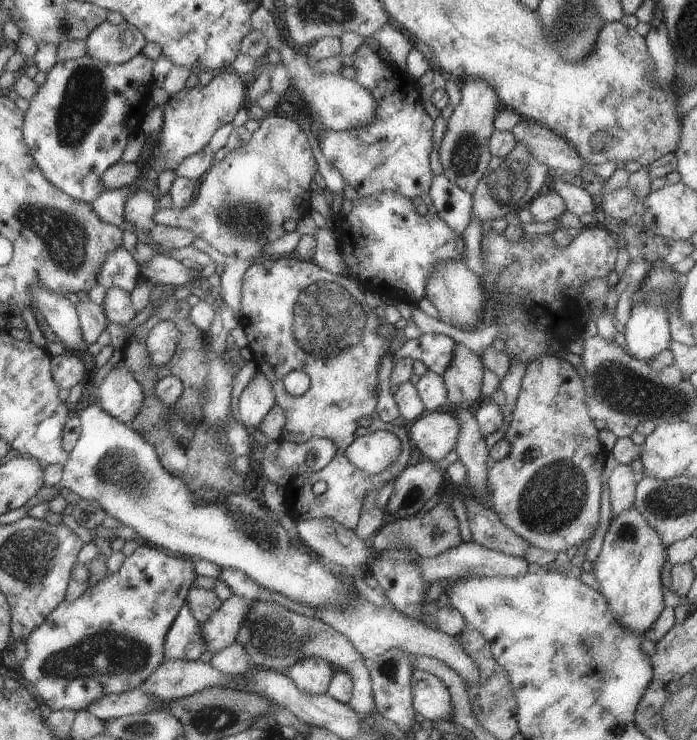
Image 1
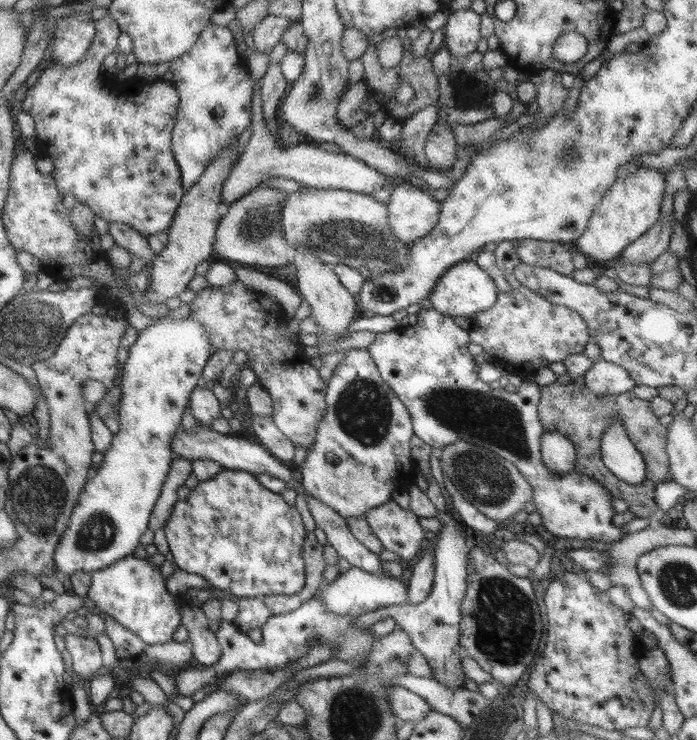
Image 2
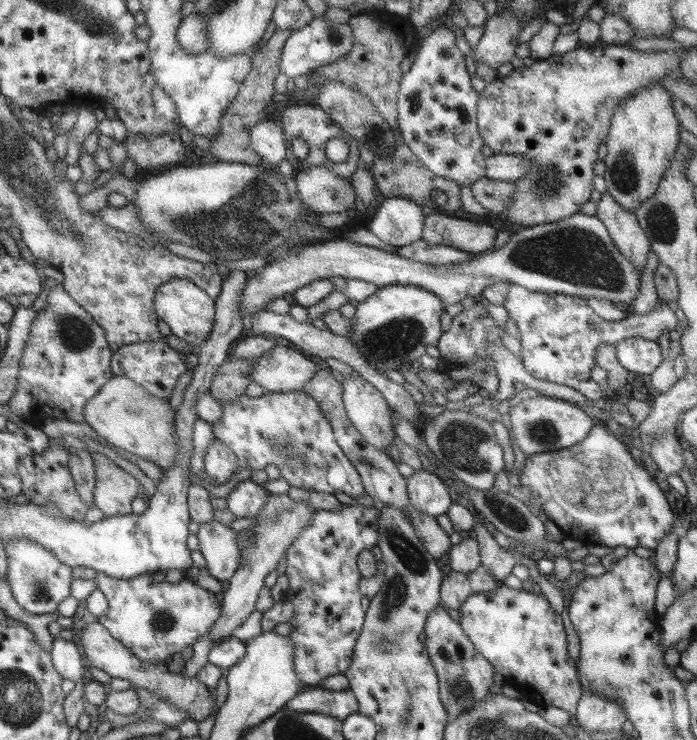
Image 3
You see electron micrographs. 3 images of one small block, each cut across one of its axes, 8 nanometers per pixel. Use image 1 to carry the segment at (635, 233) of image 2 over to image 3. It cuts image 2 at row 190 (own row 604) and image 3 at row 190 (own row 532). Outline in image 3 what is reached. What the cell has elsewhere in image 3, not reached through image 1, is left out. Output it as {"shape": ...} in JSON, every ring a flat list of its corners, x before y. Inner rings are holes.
{"shape":[[653,83,617,105,604,140,606,157,602,177,606,193,623,210,634,211,657,190,676,153,679,127,670,94,661,83]]}

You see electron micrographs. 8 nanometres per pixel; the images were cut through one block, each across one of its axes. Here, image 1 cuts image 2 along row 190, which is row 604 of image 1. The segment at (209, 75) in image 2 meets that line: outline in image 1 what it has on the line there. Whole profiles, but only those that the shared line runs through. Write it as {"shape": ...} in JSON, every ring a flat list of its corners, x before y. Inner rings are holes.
{"shape":[[186,602,166,632,163,648,164,660,180,661,196,661,206,650,200,633,200,624,193,618]]}

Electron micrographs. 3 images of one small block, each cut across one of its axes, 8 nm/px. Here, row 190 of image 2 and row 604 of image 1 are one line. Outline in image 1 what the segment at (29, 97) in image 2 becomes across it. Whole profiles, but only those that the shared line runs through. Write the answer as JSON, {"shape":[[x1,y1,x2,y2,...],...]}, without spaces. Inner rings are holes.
{"shape":[[139,544,139,546,130,555,124,557,123,564,117,572,113,574,107,572,106,575,95,586,89,587,77,598,74,602,61,601,53,612,49,613,44,623,41,623,37,628,34,628,27,636,24,644,27,648,27,654,21,662,20,672,22,677,33,686,36,694,40,696,44,704,50,710,74,710,75,712,83,710,89,703,100,699,108,694,119,694,125,691,137,689,138,686,161,664,164,660,164,638,169,630,171,623,175,620,177,613,183,603,186,602,186,594,189,587,195,579,192,563,189,559,173,555,165,549,154,547,149,544]]}

